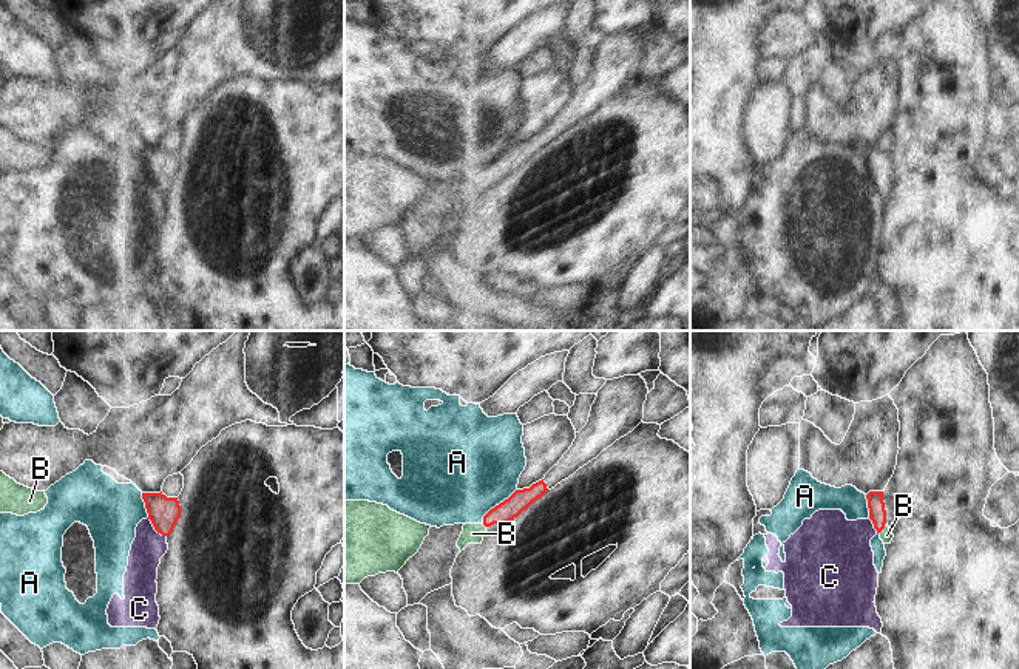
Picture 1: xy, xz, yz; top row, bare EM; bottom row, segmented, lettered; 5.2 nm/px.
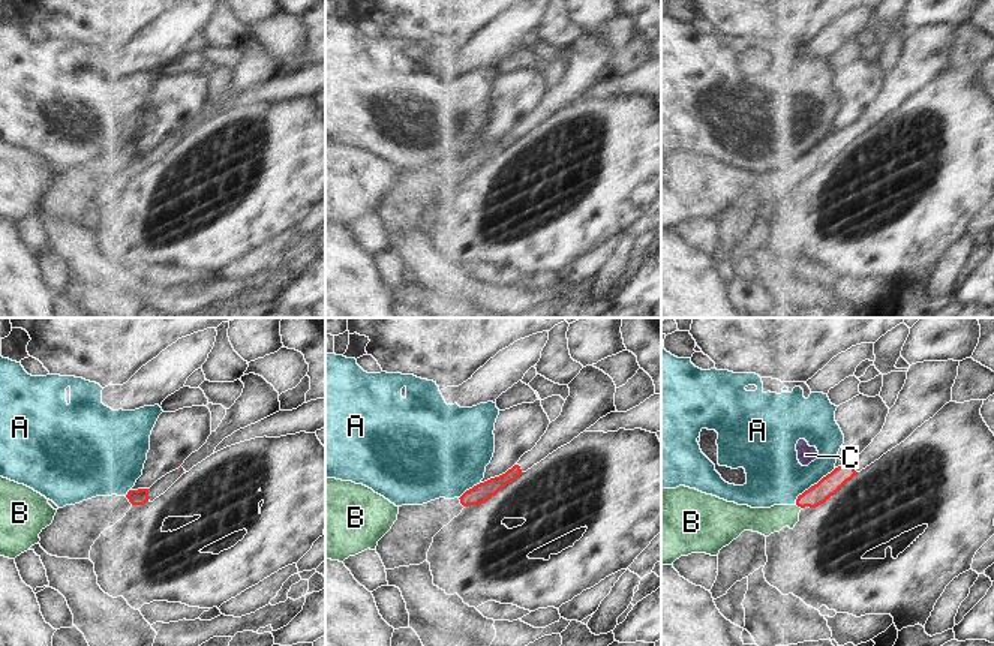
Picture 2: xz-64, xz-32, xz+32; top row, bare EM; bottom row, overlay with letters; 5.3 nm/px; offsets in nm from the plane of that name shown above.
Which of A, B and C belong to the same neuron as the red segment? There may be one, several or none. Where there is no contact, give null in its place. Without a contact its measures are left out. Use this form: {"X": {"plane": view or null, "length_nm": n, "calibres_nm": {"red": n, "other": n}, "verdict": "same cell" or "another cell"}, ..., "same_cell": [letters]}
{"A": {"plane": "xz", "length_nm": 260, "calibres_nm": {"red": 110, "other": 500}, "verdict": "another cell"}, "B": {"plane": "yz", "length_nm": 70, "calibres_nm": {"red": 90, "other": 70}, "verdict": "same cell"}, "C": {"plane": "xy", "length_nm": 140, "calibres_nm": {"red": 160, "other": 170}, "verdict": "another cell"}, "same_cell": ["B"]}

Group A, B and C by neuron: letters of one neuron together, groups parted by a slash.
A C / B

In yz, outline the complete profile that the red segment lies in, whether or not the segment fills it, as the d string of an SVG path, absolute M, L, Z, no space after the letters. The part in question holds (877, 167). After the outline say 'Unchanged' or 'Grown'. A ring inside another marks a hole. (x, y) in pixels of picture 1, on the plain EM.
M869 145L866 148L869 173L874 178L874 182L880 188L883 198L891 198L894 188L886 178L886 164L883 156L883 145Z. Grown.

